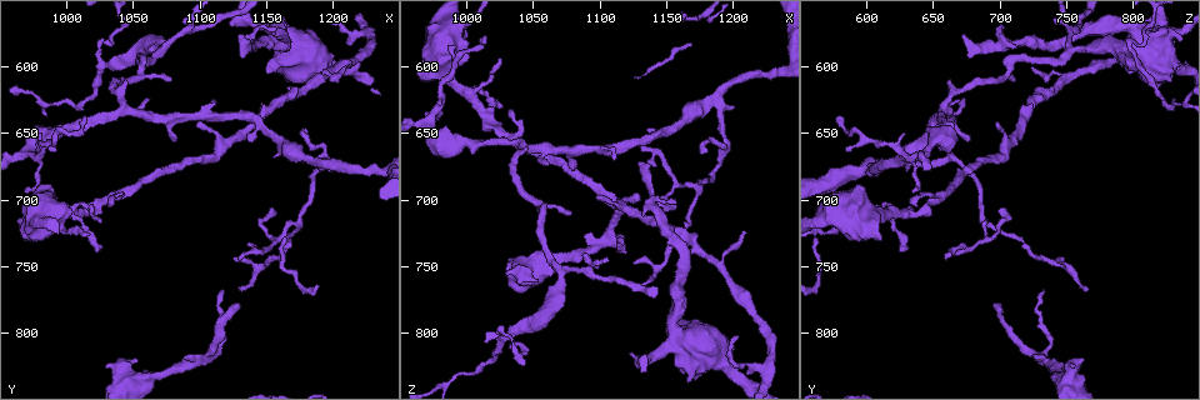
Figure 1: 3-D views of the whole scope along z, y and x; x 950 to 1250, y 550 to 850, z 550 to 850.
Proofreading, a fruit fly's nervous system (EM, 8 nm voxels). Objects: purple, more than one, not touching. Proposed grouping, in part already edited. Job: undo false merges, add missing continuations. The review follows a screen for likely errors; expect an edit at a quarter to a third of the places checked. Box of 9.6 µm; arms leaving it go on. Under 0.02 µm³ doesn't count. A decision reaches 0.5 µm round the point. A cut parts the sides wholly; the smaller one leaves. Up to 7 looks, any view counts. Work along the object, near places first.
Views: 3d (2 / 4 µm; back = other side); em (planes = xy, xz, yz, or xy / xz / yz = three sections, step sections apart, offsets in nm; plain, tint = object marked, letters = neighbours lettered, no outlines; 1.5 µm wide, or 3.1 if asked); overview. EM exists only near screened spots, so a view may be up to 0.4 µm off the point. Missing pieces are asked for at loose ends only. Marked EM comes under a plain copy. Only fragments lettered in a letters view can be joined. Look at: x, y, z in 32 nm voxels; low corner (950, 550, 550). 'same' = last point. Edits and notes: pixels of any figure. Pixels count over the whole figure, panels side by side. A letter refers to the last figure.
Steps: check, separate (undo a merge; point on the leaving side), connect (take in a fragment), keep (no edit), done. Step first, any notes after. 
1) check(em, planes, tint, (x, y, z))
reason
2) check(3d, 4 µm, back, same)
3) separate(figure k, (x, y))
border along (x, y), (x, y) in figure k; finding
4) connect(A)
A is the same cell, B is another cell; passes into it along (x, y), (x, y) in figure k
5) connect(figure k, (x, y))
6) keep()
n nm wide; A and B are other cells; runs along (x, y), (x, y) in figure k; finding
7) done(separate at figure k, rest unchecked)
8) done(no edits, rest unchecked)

check(em, planes, letters, (1078, 610, 710))
an open end

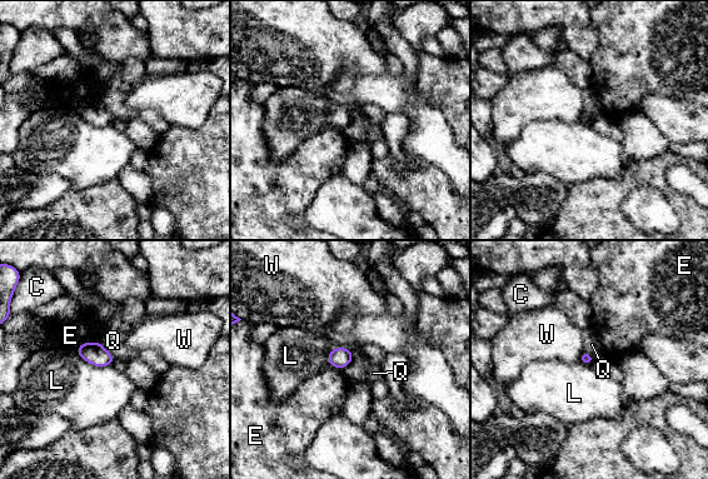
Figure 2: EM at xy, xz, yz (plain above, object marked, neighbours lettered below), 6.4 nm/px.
keep()
C, E, L, Q and W are other cells; border along (99, 343), (114, 359) in figure 2; no lettered fragment goes on from it

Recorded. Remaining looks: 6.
check(em, xy, step 4, tint, (1132, 578, 672))
an open end

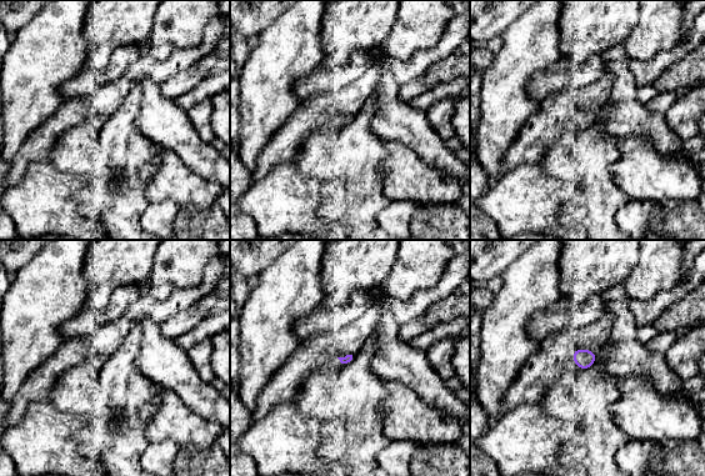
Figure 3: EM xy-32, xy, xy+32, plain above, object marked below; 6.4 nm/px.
check(em, planes, letters, same)
cut it another way

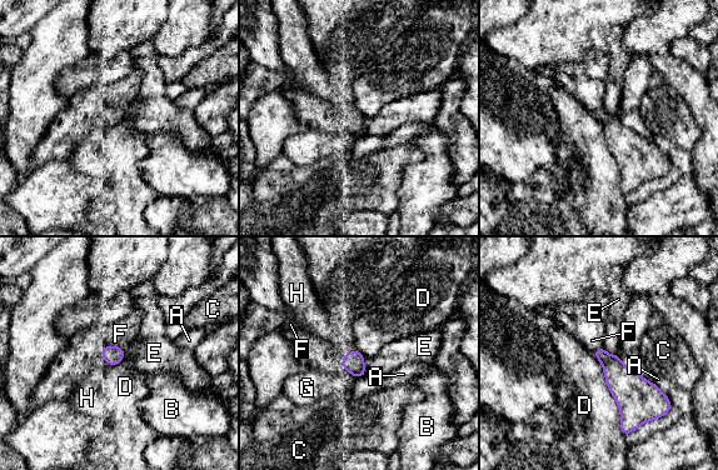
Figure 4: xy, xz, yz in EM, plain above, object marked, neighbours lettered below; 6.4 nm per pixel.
connect(H)
H is the same cell, A, B, C, D, E, F and G are other cells; the cell continues

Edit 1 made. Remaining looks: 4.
check(3d, 2 µm, (1026, 736, 632))
tapers out

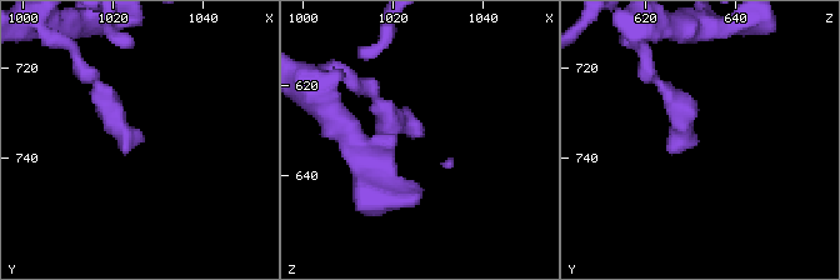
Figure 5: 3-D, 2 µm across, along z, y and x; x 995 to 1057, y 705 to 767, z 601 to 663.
check(em, xz, step 8, letters, (1025, 737, 632))

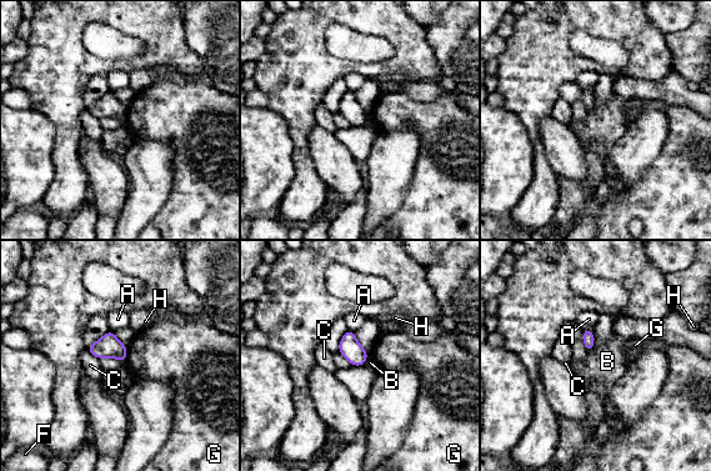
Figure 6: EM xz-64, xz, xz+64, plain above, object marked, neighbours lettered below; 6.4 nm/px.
keep()
C touches over 120 nm; A, B, C, F, G and H are other cells; none of them fits

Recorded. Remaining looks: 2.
done(connect at figure 4, rest unchecked)

